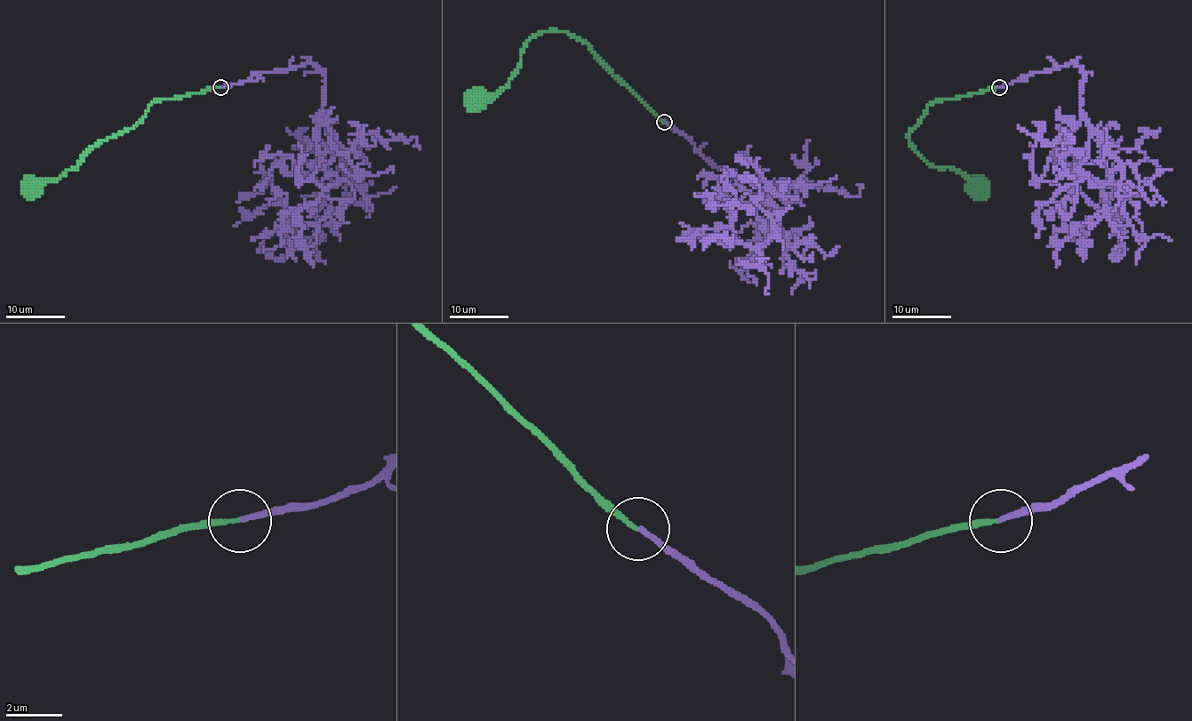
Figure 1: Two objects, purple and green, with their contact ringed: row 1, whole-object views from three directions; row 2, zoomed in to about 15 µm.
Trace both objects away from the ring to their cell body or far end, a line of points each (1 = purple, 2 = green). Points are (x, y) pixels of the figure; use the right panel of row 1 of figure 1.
1: (1000, 88), (1076, 64), (1065, 145), (1106, 164), (1126, 225), (1103, 212), (1113, 176), (1100, 201)
2: (1000, 88), (940, 98), (926, 108), (908, 132), (909, 144), (929, 163), (949, 167), (983, 194)

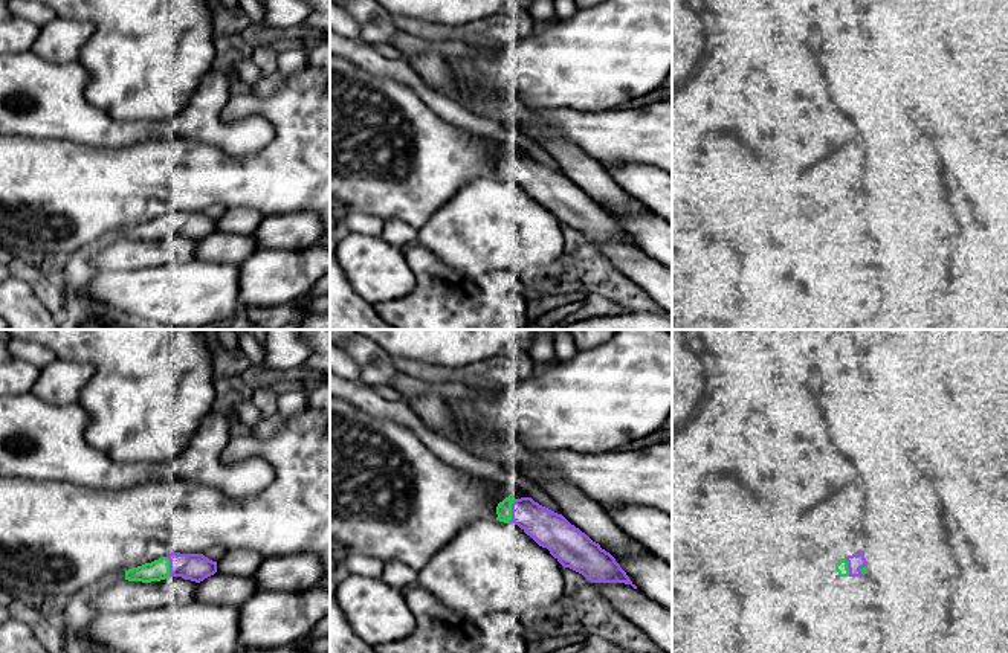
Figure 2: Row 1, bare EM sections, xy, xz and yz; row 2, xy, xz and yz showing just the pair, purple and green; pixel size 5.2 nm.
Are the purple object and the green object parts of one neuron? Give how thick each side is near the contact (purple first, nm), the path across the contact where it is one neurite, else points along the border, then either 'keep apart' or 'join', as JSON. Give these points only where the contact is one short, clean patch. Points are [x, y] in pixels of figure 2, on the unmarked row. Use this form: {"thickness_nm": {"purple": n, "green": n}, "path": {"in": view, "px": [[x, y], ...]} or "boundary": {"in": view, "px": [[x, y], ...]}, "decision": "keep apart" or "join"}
{"thickness_nm": {"purple": 190, "green": 80}, "decision": "join"}

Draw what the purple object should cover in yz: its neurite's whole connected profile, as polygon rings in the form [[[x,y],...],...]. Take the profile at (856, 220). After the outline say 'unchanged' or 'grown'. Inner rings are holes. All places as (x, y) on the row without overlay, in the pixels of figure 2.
[[[863,211],[852,212],[835,221],[835,229],[840,235],[860,235],[867,232],[867,220]]]; grown

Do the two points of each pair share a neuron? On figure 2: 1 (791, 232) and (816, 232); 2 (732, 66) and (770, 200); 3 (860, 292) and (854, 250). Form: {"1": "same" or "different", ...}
{"1": "same", "2": "same", "3": "different"}

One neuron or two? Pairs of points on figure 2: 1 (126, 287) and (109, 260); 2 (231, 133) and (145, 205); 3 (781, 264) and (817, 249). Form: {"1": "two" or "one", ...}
{"1": "two", "2": "two", "3": "two"}

